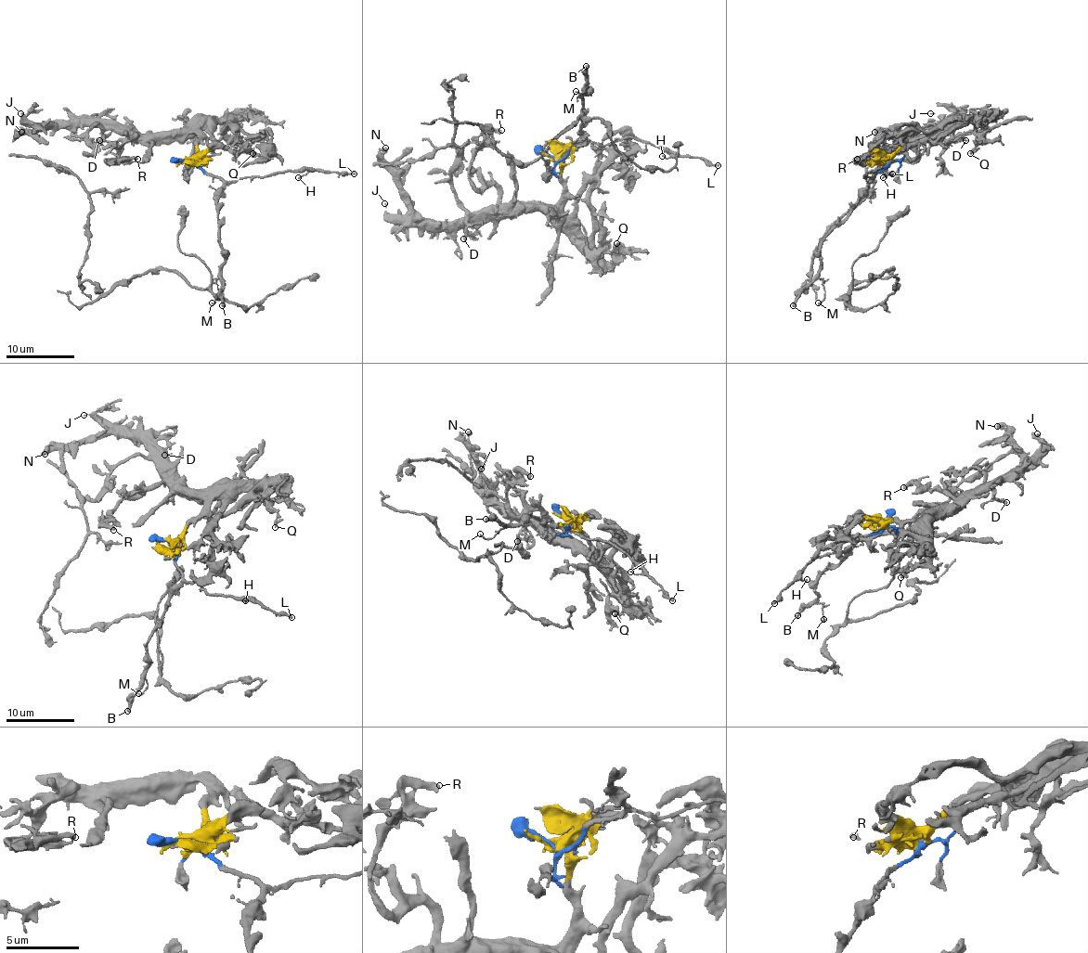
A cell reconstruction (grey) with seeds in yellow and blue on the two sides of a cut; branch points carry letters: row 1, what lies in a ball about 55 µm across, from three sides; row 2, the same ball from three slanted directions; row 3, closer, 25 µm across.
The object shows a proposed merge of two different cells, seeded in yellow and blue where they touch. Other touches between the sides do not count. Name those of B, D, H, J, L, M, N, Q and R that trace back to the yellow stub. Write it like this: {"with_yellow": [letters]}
{"with_yellow": ["D", "J", "N", "Q", "R"]}

